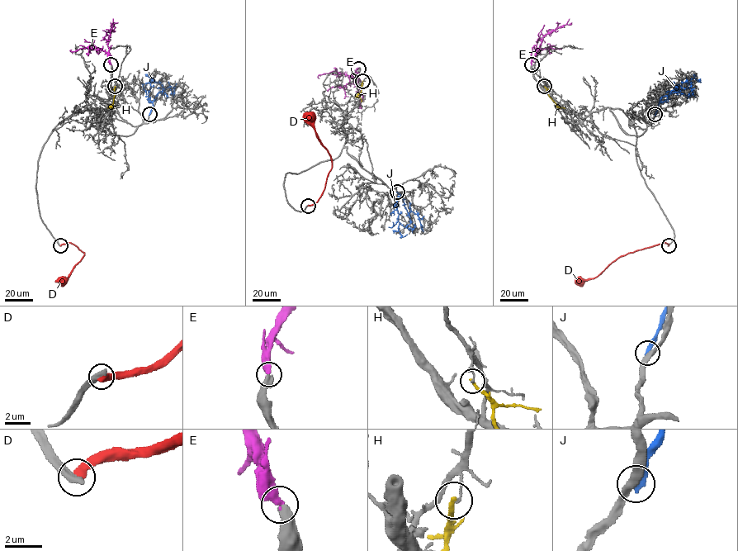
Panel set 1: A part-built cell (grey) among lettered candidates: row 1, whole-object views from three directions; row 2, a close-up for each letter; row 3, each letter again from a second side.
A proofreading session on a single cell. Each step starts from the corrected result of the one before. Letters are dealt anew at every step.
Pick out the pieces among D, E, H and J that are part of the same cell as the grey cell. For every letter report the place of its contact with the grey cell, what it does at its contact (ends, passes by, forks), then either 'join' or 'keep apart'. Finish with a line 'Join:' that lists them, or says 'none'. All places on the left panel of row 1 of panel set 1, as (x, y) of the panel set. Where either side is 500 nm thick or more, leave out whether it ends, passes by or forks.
D: (60, 245) | keep apart
E: (111, 64) | join
H: (115, 86) | it ends | keep apart
J: (149, 114) | it ends | keep apart
Join: E

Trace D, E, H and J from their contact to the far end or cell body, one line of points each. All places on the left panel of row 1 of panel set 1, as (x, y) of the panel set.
D: (60, 245), (73, 243), (84, 255), (65, 279), (58, 281)
E: (111, 64), (107, 40), (115, 27), (111, 25), (114, 22)
H: (115, 86), (113, 103), (110, 107), (113, 108)
J: (149, 115), (152, 108), (152, 102), (148, 101), (151, 83), (160, 83), (166, 98)

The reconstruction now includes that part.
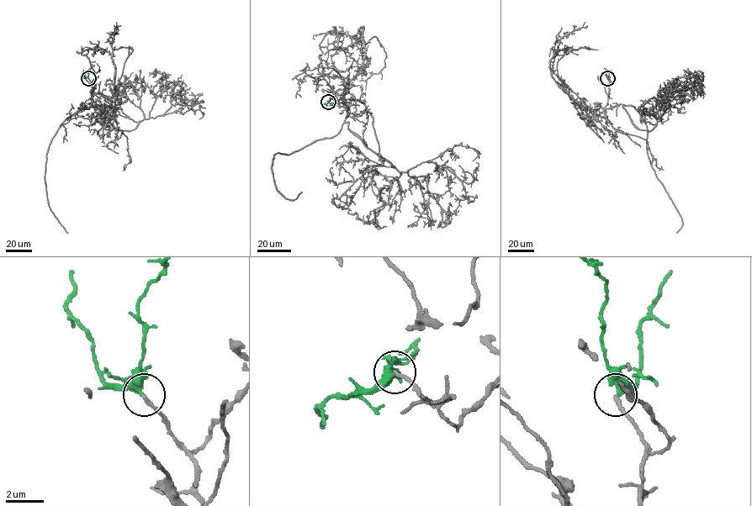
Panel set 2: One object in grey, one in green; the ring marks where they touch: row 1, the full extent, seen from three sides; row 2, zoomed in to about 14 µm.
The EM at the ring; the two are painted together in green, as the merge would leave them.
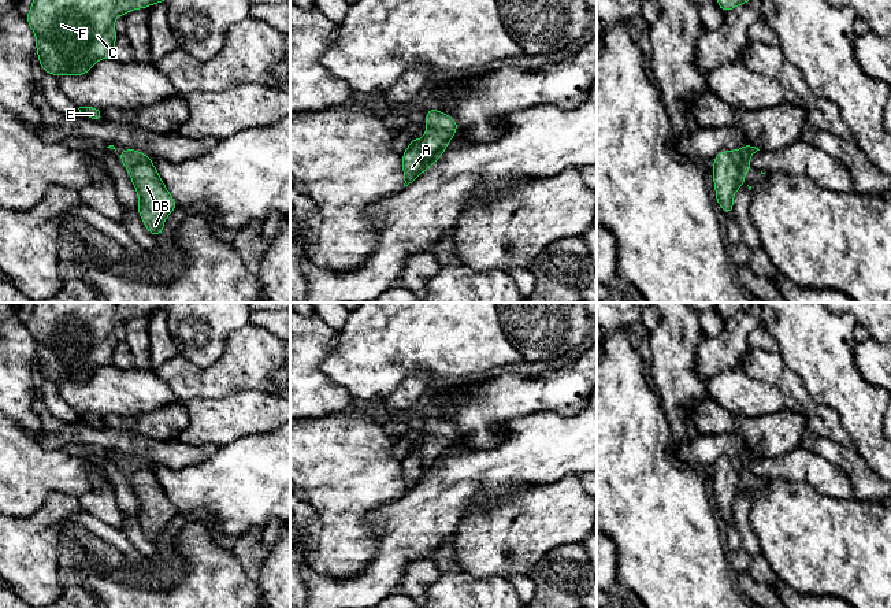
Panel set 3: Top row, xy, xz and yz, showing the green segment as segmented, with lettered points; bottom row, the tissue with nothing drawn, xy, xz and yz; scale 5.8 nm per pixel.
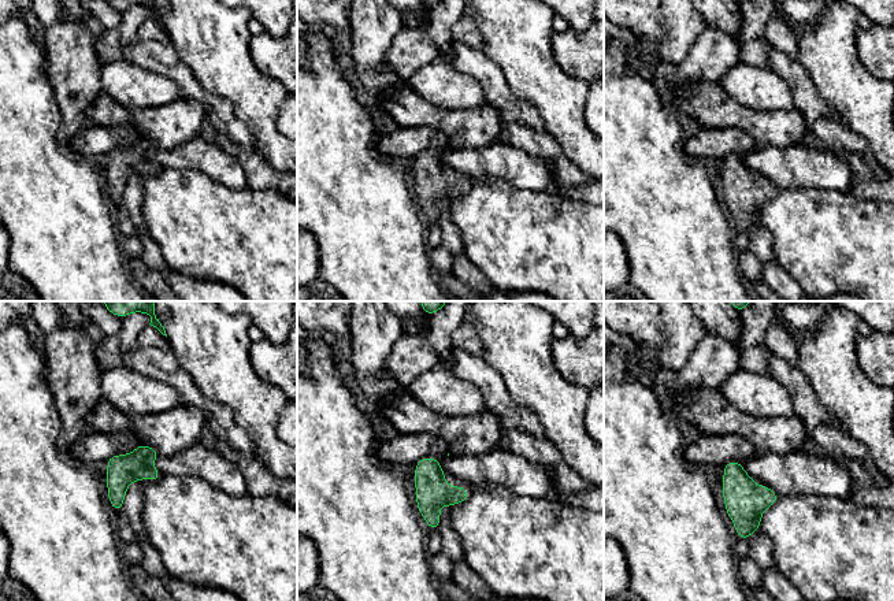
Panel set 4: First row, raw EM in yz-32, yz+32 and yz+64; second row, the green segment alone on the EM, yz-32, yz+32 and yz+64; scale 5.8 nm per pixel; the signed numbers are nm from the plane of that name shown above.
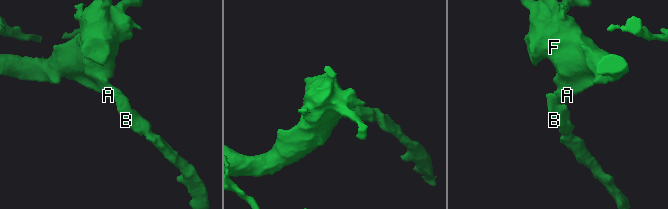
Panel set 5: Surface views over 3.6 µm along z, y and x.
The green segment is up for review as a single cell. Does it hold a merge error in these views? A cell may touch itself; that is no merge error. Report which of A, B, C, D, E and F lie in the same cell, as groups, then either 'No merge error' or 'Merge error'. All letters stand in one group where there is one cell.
Groups: A B C D E F. No merge error

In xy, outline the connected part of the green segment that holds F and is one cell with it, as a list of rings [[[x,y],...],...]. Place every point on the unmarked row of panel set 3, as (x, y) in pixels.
[[[33,303],[26,322],[37,349],[36,357],[42,378],[56,382],[85,382],[97,367],[114,363],[118,341],[114,329],[119,322],[155,309],[166,309],[170,303]]]

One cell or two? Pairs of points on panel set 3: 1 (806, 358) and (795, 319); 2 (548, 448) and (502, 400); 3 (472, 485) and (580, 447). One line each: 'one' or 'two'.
1: one
2: two
3: one

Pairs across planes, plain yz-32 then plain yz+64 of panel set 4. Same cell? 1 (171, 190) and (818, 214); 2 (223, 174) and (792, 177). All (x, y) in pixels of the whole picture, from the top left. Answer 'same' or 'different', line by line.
1: same
2: same

